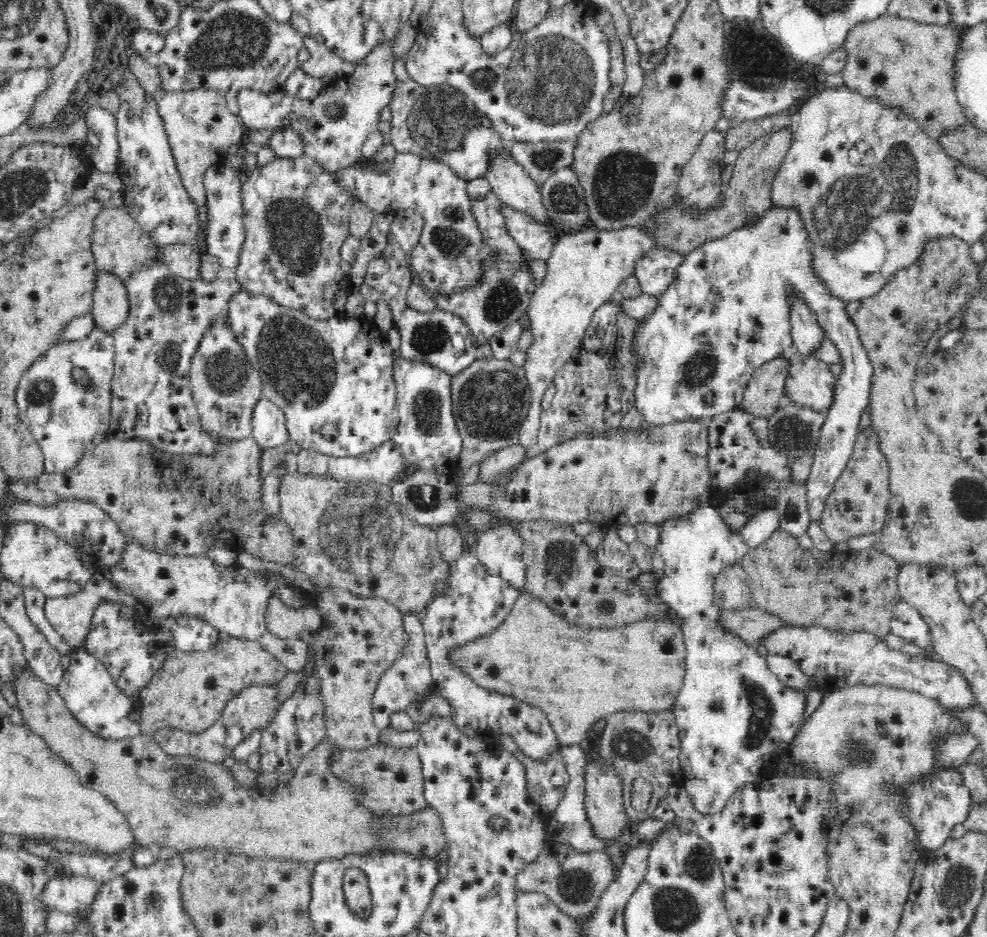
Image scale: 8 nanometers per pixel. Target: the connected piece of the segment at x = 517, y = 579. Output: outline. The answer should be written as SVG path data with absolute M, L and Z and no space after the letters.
M517 526L485 528L478 533L473 549L488 574L508 581L516 589L522 589L525 567L521 560L523 547Z

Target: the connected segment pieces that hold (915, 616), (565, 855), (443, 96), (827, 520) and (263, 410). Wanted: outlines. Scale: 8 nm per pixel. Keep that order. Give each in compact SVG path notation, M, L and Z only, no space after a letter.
M904 601L897 604L889 629L890 633L900 637L905 642L912 642L920 648L929 650L930 640L932 640L930 629L917 608L911 604Z
M548 840L538 858L516 878L516 889L545 894L566 916L579 918L594 910L616 873L605 850L578 851L570 843Z
M412 79L399 82L388 108L391 110L388 142L396 151L445 163L467 181L486 178L497 157L513 159L510 143L500 137L488 116L478 110L468 95L446 83L422 85Z
M871 427L859 432L851 459L835 480L832 493L825 501L824 512L818 522L833 544L842 541L850 543L854 537L880 531L884 526L890 497L889 466L878 445L876 433Z
M260 398L252 414L252 437L260 449L276 448L290 440L282 409L266 398Z

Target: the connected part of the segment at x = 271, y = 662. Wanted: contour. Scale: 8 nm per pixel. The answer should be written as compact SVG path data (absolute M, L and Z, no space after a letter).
M235 637L220 640L206 652L170 652L170 658L162 662L143 692L139 727L151 736L164 727L198 735L220 718L227 700L241 688L252 681L278 683L287 671L260 643Z

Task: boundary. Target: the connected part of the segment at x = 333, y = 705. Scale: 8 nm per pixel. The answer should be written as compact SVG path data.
M324 588L320 596L308 594L313 603L302 610L288 608L273 595L265 612L267 629L280 640L304 640L313 650L326 703L327 736L338 746L354 751L379 744L381 729L374 724L371 700L377 680L409 642L402 614L387 599L354 596L342 588Z

